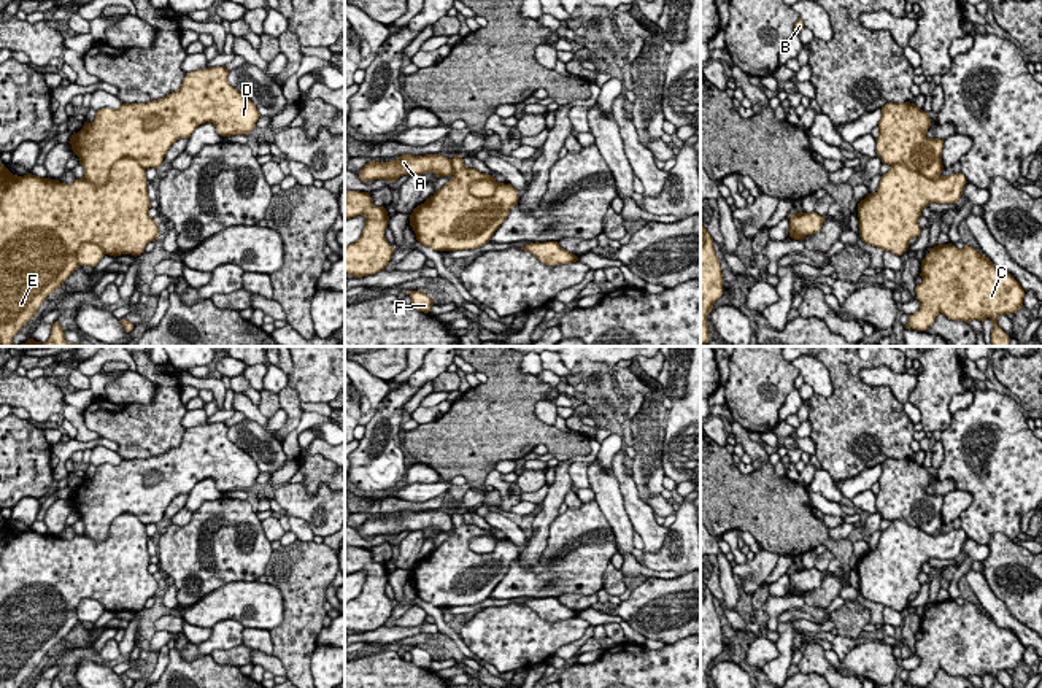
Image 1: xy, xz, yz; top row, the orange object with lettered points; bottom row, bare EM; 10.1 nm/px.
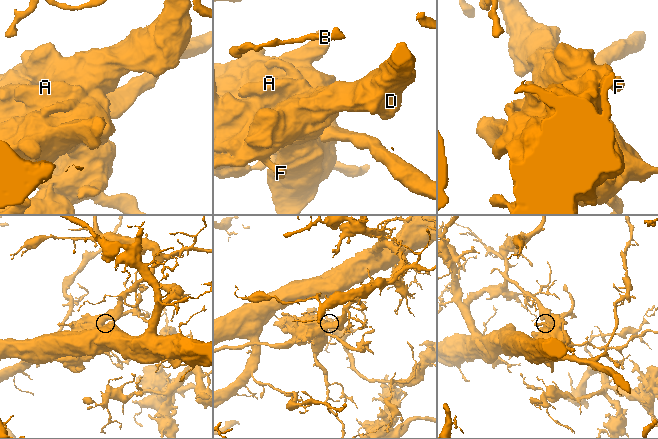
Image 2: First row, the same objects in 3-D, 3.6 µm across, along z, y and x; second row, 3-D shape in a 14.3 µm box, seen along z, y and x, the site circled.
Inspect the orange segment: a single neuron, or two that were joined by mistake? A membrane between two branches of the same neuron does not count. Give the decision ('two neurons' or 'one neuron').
one neuron

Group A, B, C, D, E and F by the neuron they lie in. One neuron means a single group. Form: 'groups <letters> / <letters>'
groups A B C D E F

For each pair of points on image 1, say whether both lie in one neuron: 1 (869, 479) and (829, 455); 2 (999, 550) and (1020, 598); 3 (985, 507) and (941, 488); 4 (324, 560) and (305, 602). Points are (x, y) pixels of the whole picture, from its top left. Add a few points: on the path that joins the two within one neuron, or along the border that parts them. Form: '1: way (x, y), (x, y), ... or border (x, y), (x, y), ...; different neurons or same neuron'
1: border (880, 463), (836, 483); different neurons
2: way (1007, 561), (1011, 571), (1020, 580), (1020, 587); same neuron
3: border (937, 477), (941, 480), (952, 480), (957, 488); different neurons
4: way (313, 571), (307, 577), (307, 591); same neuron

